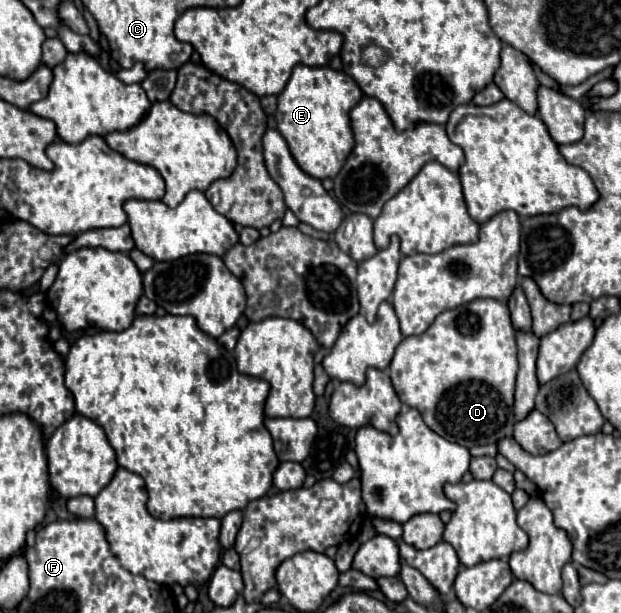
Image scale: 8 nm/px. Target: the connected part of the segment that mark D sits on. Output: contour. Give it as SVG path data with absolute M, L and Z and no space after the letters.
M474 300L454 310L442 312L424 334L408 336L398 344L390 362L390 380L394 390L406 406L422 412L422 418L430 430L450 442L472 448L476 444L496 444L502 438L510 438L512 426L516 422L512 404L518 372L514 336L516 332L510 322L510 312L500 300Z

